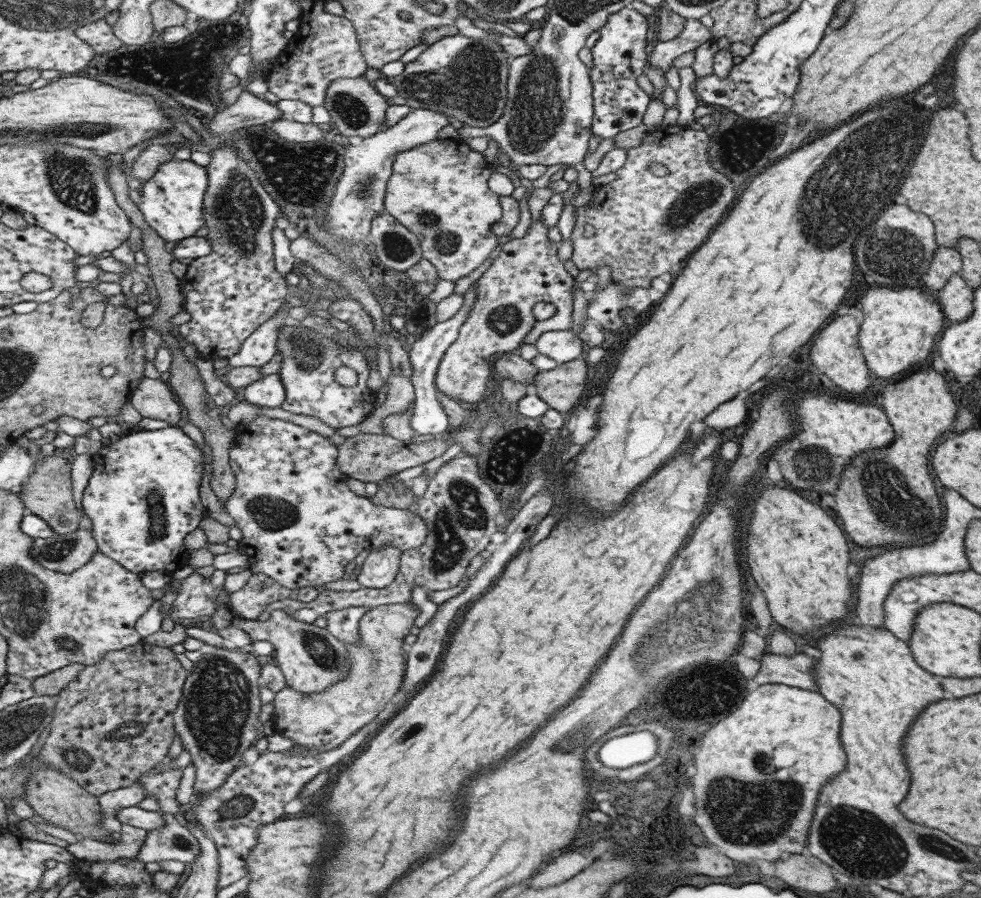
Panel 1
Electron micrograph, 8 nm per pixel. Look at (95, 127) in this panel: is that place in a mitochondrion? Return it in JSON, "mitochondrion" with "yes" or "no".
{"mitochondrion":"yes"}

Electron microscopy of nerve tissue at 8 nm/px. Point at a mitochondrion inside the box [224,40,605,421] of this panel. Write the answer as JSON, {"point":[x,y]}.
{"point":[536,113]}

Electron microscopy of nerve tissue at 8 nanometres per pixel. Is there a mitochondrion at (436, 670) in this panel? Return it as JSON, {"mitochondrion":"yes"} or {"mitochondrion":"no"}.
{"mitochondrion":"no"}

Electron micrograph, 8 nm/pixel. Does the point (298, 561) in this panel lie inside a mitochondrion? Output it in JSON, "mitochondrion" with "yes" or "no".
{"mitochondrion":"no"}

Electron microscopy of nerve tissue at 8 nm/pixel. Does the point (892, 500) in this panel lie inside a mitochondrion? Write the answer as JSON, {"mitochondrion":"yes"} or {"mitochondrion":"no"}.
{"mitochondrion":"yes"}

